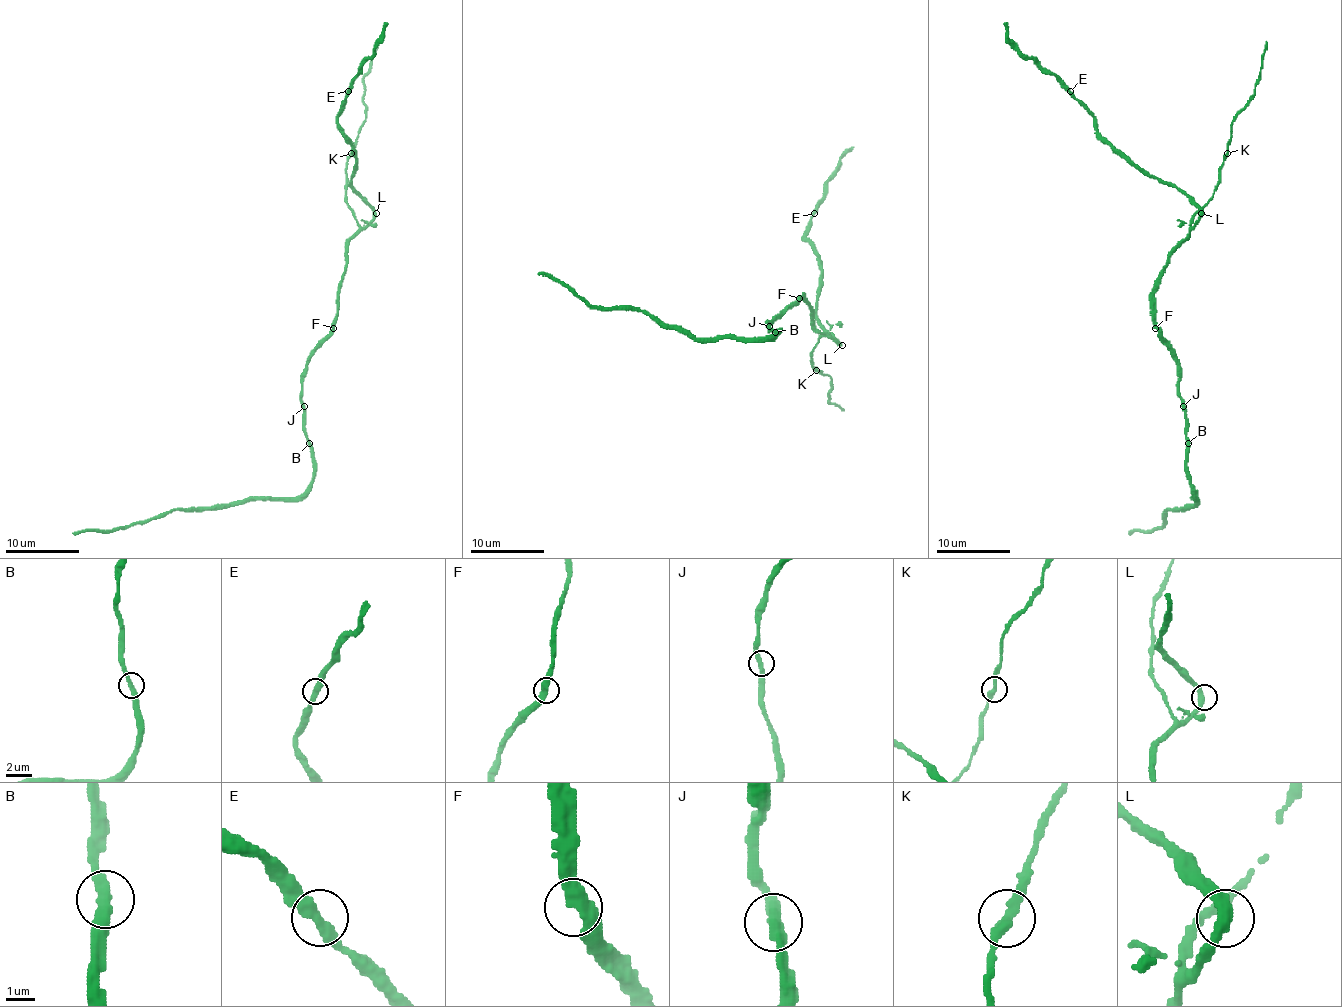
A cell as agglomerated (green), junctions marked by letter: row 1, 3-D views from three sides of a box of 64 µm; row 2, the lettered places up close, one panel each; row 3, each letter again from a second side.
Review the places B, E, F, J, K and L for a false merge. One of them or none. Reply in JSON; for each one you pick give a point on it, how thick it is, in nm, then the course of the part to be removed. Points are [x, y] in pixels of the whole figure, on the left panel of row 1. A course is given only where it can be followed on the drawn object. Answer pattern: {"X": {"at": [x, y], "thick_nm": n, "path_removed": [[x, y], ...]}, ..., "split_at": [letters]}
{"split_at": []}

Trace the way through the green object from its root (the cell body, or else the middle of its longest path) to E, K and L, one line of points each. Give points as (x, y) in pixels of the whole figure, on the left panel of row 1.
E: (332, 326), (346, 243), (372, 219), (372, 209), (350, 187), (356, 150), (337, 122), (348, 91)
K: (332, 326), (337, 311), (337, 289), (346, 265), (346, 241), (359, 228), (346, 202), (346, 157), (350, 154)
L: (332, 326), (337, 311), (337, 289), (346, 265), (346, 243), (376, 213)

